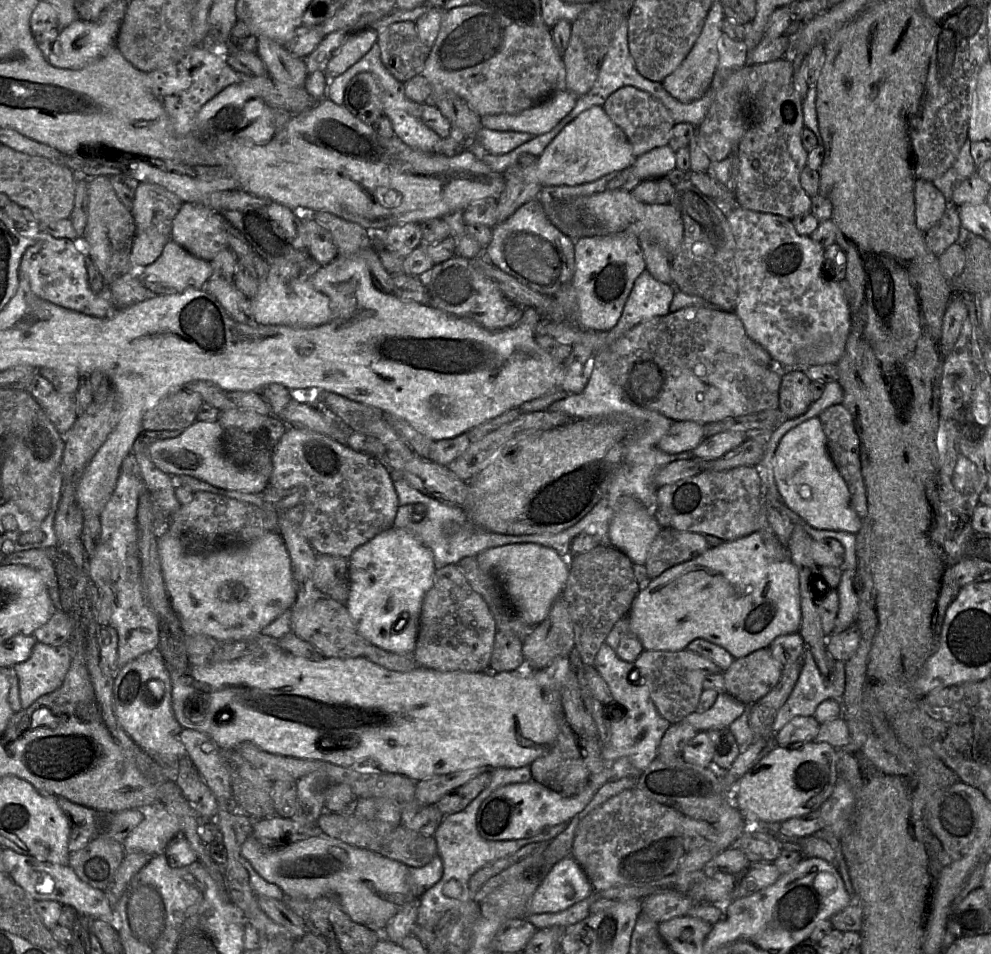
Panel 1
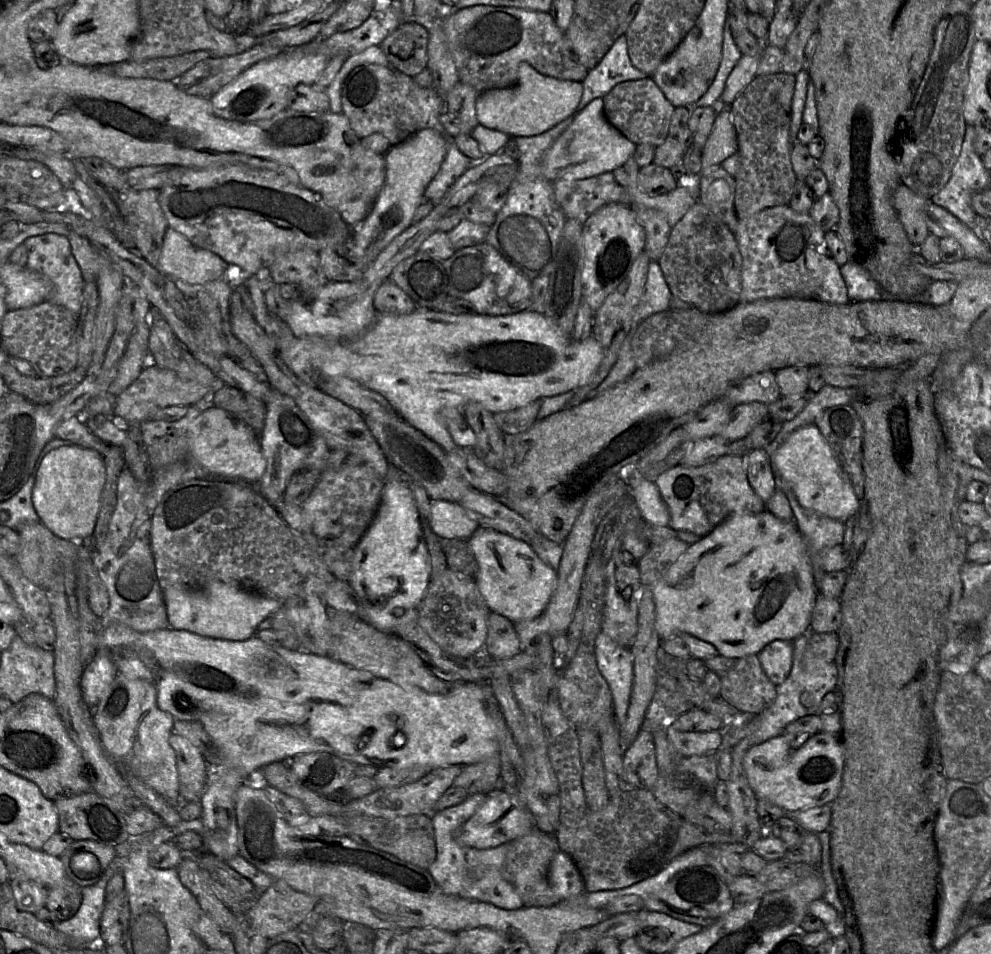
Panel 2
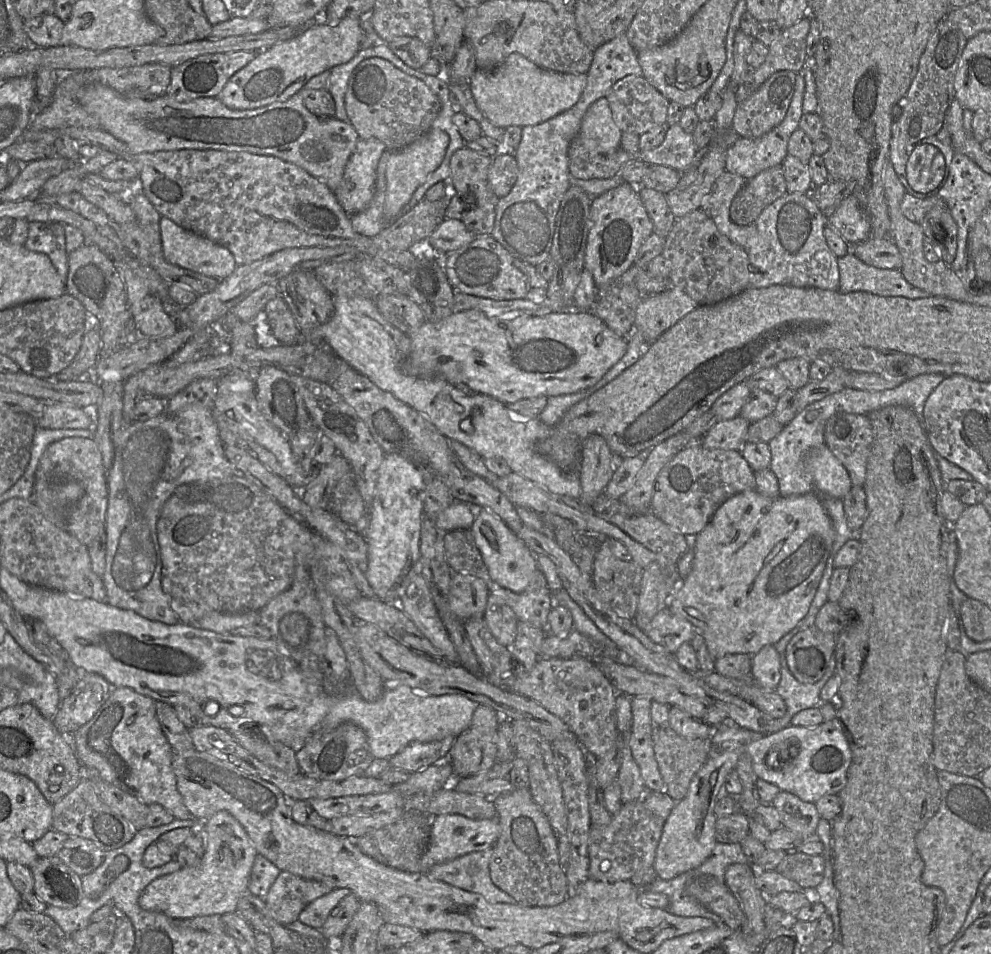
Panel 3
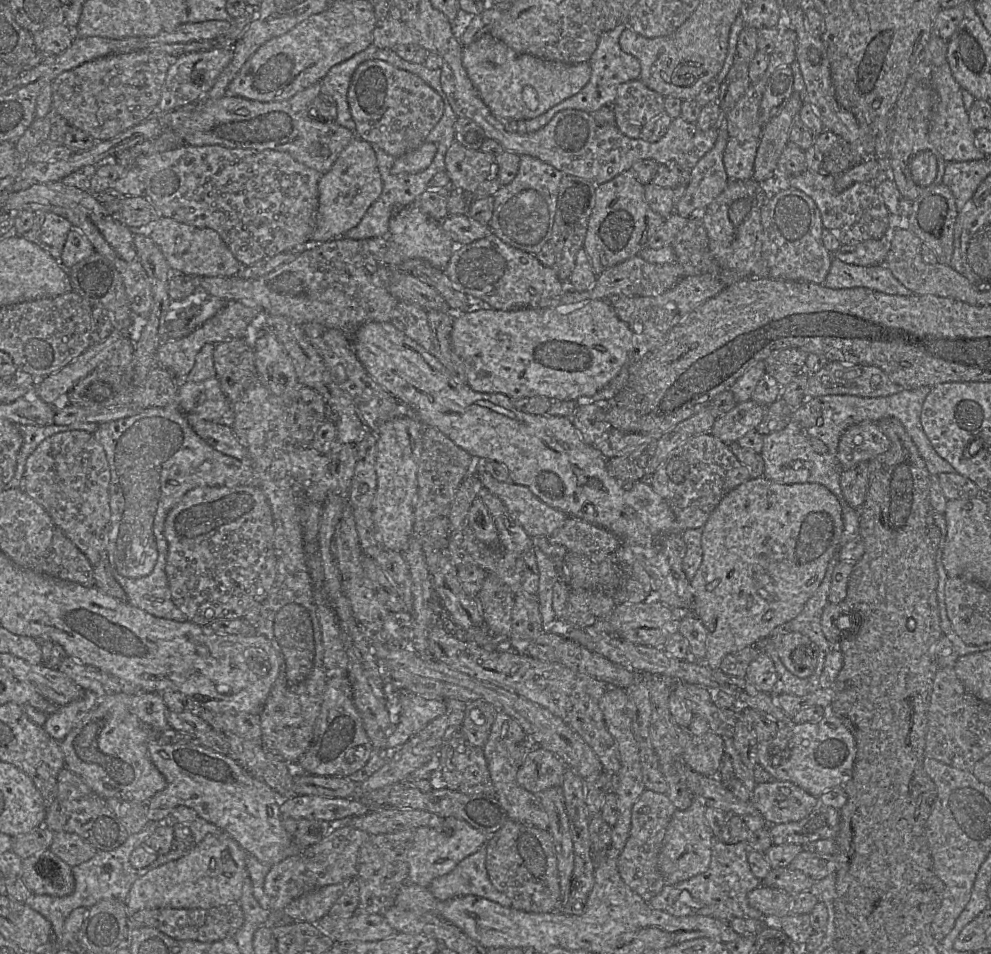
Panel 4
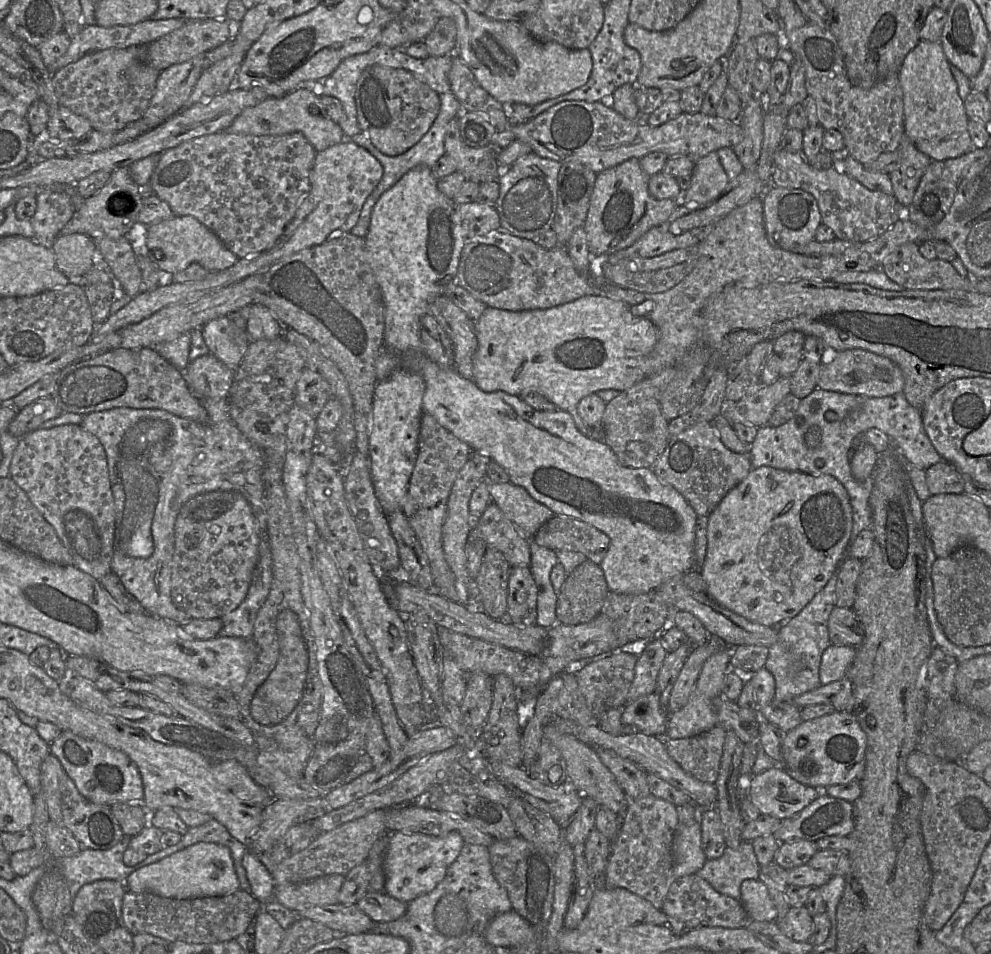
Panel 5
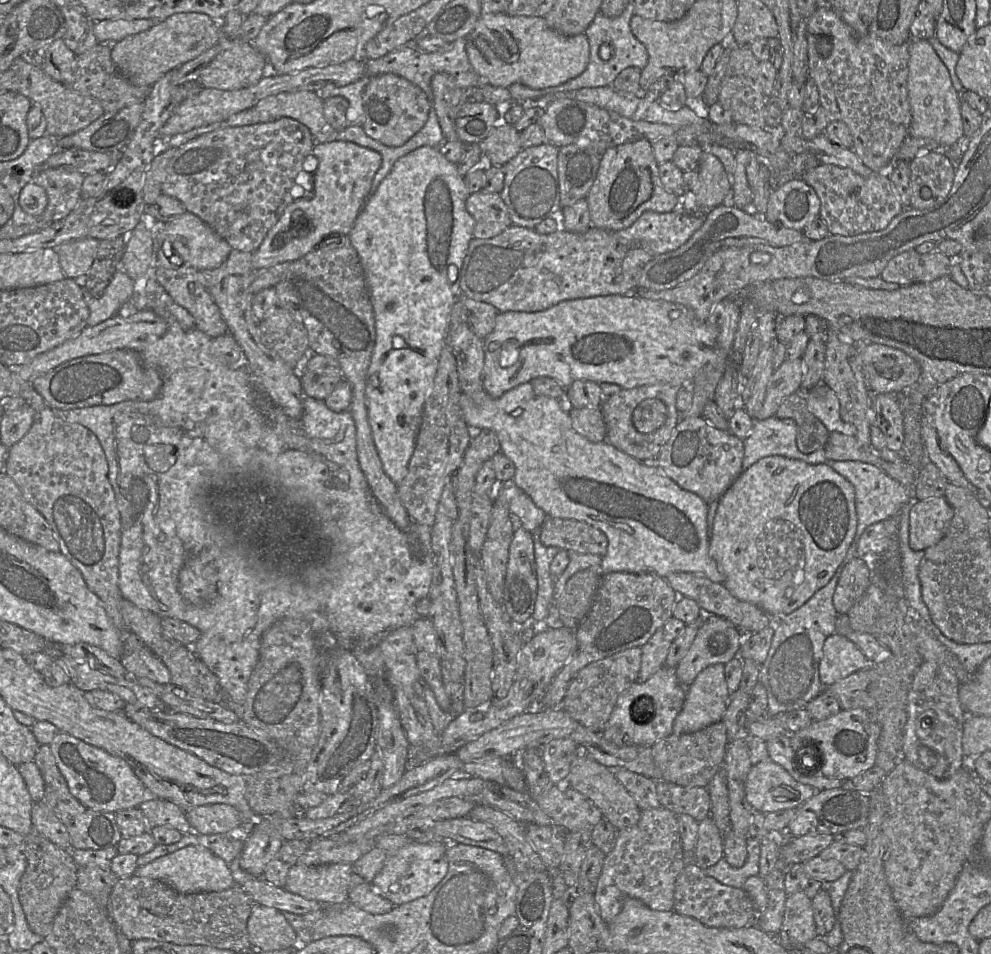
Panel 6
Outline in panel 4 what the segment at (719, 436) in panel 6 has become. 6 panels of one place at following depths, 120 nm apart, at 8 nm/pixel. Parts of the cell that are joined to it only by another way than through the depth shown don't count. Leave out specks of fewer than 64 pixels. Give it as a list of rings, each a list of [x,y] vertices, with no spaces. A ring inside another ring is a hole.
[[[709,432],[681,444],[647,479],[654,491],[669,505],[679,532],[683,532],[703,528],[721,499],[750,478],[750,470],[737,459],[729,445]]]

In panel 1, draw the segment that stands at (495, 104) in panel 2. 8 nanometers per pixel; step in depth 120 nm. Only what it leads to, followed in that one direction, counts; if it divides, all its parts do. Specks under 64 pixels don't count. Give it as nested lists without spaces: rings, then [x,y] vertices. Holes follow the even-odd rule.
[[[568,89],[560,90],[518,114],[485,115],[480,117],[480,121],[488,129],[541,135],[552,130],[566,117],[577,100],[575,93]]]

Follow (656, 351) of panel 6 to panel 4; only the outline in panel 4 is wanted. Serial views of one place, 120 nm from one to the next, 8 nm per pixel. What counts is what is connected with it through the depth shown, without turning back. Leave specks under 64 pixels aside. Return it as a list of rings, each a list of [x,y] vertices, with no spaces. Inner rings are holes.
[[[591,300],[557,308],[504,311],[484,307],[456,313],[451,341],[465,365],[466,383],[475,392],[501,393],[512,400],[543,396],[551,400],[578,400],[579,403],[605,387],[619,373],[635,345],[633,331],[619,319],[607,300]]]

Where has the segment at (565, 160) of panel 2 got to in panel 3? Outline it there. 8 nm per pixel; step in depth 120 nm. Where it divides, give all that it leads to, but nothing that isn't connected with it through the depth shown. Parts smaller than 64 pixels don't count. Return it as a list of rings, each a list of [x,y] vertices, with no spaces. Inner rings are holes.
[[[606,98],[596,100],[586,111],[579,136],[595,140],[604,152],[620,148],[622,131],[615,124]]]

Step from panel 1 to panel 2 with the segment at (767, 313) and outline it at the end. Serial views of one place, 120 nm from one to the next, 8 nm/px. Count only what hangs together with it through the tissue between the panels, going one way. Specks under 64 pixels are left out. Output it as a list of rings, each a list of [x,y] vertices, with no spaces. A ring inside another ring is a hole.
[[[789,205],[766,208],[738,220],[734,237],[742,256],[739,302],[772,298],[850,302],[840,267],[827,250],[824,234],[809,213],[796,213]]]

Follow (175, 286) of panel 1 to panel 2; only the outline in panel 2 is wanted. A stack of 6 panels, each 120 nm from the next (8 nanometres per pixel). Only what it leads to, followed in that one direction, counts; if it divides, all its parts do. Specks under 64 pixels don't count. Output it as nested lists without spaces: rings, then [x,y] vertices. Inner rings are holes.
[[[168,226],[158,270],[190,285],[204,285],[225,277],[230,266],[211,251],[193,245],[184,235]]]

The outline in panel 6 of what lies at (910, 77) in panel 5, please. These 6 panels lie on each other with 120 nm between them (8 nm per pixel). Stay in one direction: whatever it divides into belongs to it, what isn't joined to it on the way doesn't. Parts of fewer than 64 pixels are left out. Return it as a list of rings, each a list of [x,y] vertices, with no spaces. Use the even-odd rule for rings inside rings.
[[[910,39],[907,89],[911,123],[909,136],[931,138],[939,147],[950,147],[964,136],[961,94],[954,88],[949,70],[928,40]]]

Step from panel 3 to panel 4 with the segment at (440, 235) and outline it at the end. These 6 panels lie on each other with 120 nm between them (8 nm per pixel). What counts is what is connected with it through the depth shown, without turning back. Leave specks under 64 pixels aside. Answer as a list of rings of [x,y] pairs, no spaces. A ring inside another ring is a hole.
[[[448,215],[442,221],[442,229],[456,246],[470,244],[491,233],[489,225],[483,225],[468,215]]]

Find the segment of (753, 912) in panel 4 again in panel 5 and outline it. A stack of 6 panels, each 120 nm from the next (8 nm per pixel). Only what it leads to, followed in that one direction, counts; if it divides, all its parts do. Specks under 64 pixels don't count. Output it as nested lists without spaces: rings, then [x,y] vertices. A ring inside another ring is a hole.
[[[742,842],[735,849],[726,847],[719,858],[707,860],[696,874],[717,892],[742,902],[742,882],[758,879],[759,870],[752,842]]]

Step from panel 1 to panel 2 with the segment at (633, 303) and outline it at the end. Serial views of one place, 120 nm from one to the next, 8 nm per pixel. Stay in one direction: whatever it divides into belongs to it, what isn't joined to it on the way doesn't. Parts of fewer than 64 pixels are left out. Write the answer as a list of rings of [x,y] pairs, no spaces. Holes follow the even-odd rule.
[[[651,261],[643,294],[635,309],[631,327],[648,317],[670,308],[672,294],[658,261]]]

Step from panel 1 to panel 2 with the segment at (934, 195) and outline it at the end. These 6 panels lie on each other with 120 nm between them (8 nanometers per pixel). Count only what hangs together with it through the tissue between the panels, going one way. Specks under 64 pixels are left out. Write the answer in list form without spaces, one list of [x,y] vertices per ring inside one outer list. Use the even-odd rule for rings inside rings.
[[[900,183],[893,193],[893,206],[897,212],[908,239],[916,249],[929,234],[925,210],[931,199],[919,196],[906,185]]]

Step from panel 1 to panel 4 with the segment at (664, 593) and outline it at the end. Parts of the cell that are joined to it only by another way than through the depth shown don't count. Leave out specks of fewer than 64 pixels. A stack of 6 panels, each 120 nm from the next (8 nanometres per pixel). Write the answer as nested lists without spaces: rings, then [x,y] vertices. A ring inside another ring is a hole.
[[[762,476],[750,478],[726,494],[703,526],[701,536],[702,562],[696,575],[690,581],[694,597],[693,615],[702,622],[707,633],[706,655],[703,663],[712,669],[719,669],[725,656],[745,647],[755,645],[758,641],[767,638],[775,627],[797,617],[808,599],[820,586],[829,561],[839,546],[843,528],[842,508],[837,497],[825,486],[818,483],[780,484]]]

